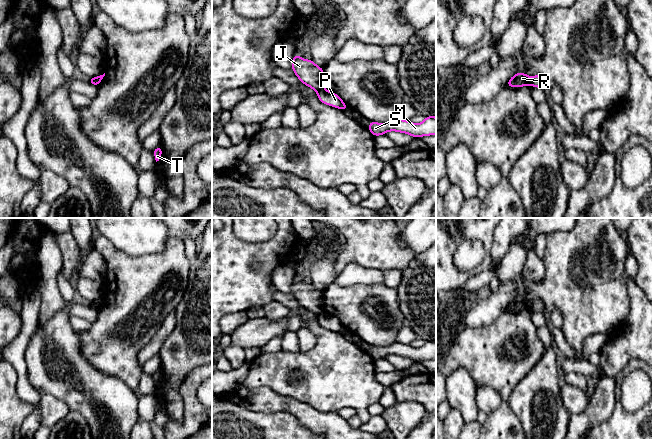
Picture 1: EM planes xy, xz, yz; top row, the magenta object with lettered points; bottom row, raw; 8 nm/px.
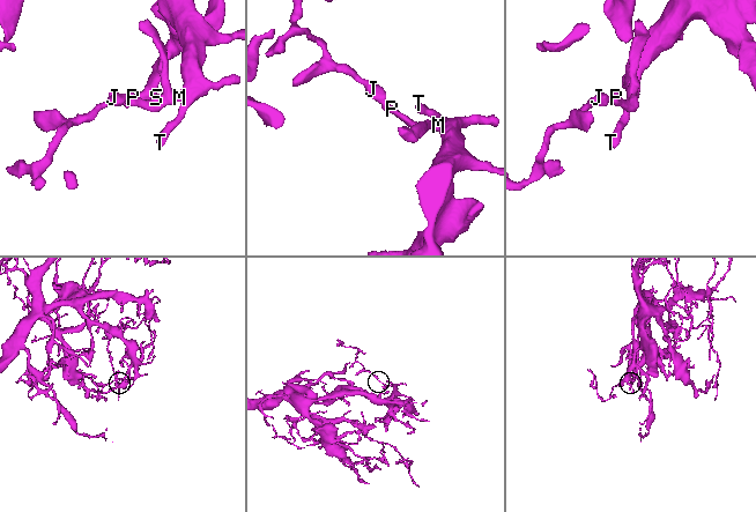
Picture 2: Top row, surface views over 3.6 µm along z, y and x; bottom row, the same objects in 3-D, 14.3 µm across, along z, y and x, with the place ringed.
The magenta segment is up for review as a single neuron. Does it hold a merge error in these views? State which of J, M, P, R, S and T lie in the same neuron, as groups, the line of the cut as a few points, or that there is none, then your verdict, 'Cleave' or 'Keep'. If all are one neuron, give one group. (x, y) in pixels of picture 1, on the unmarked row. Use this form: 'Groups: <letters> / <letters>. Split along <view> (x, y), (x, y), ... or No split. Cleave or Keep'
Groups: J R / M P S T. Split along xz (324, 311), (317, 315). Cleave

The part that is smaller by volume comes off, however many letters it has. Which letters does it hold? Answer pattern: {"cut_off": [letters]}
{"cut_off": ["J", "R"]}

